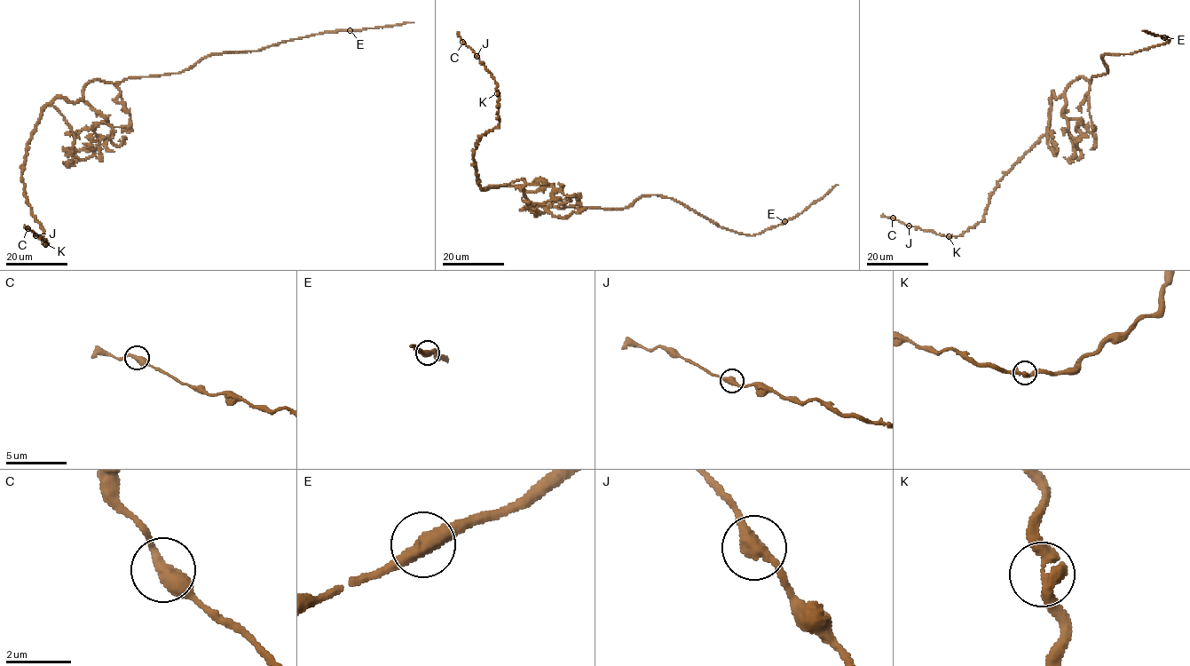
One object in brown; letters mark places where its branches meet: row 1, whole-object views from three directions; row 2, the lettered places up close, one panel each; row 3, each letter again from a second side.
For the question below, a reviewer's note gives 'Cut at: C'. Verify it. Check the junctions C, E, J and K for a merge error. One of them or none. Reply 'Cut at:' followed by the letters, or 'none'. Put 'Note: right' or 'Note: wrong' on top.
Note: wrong
Cut at: none

